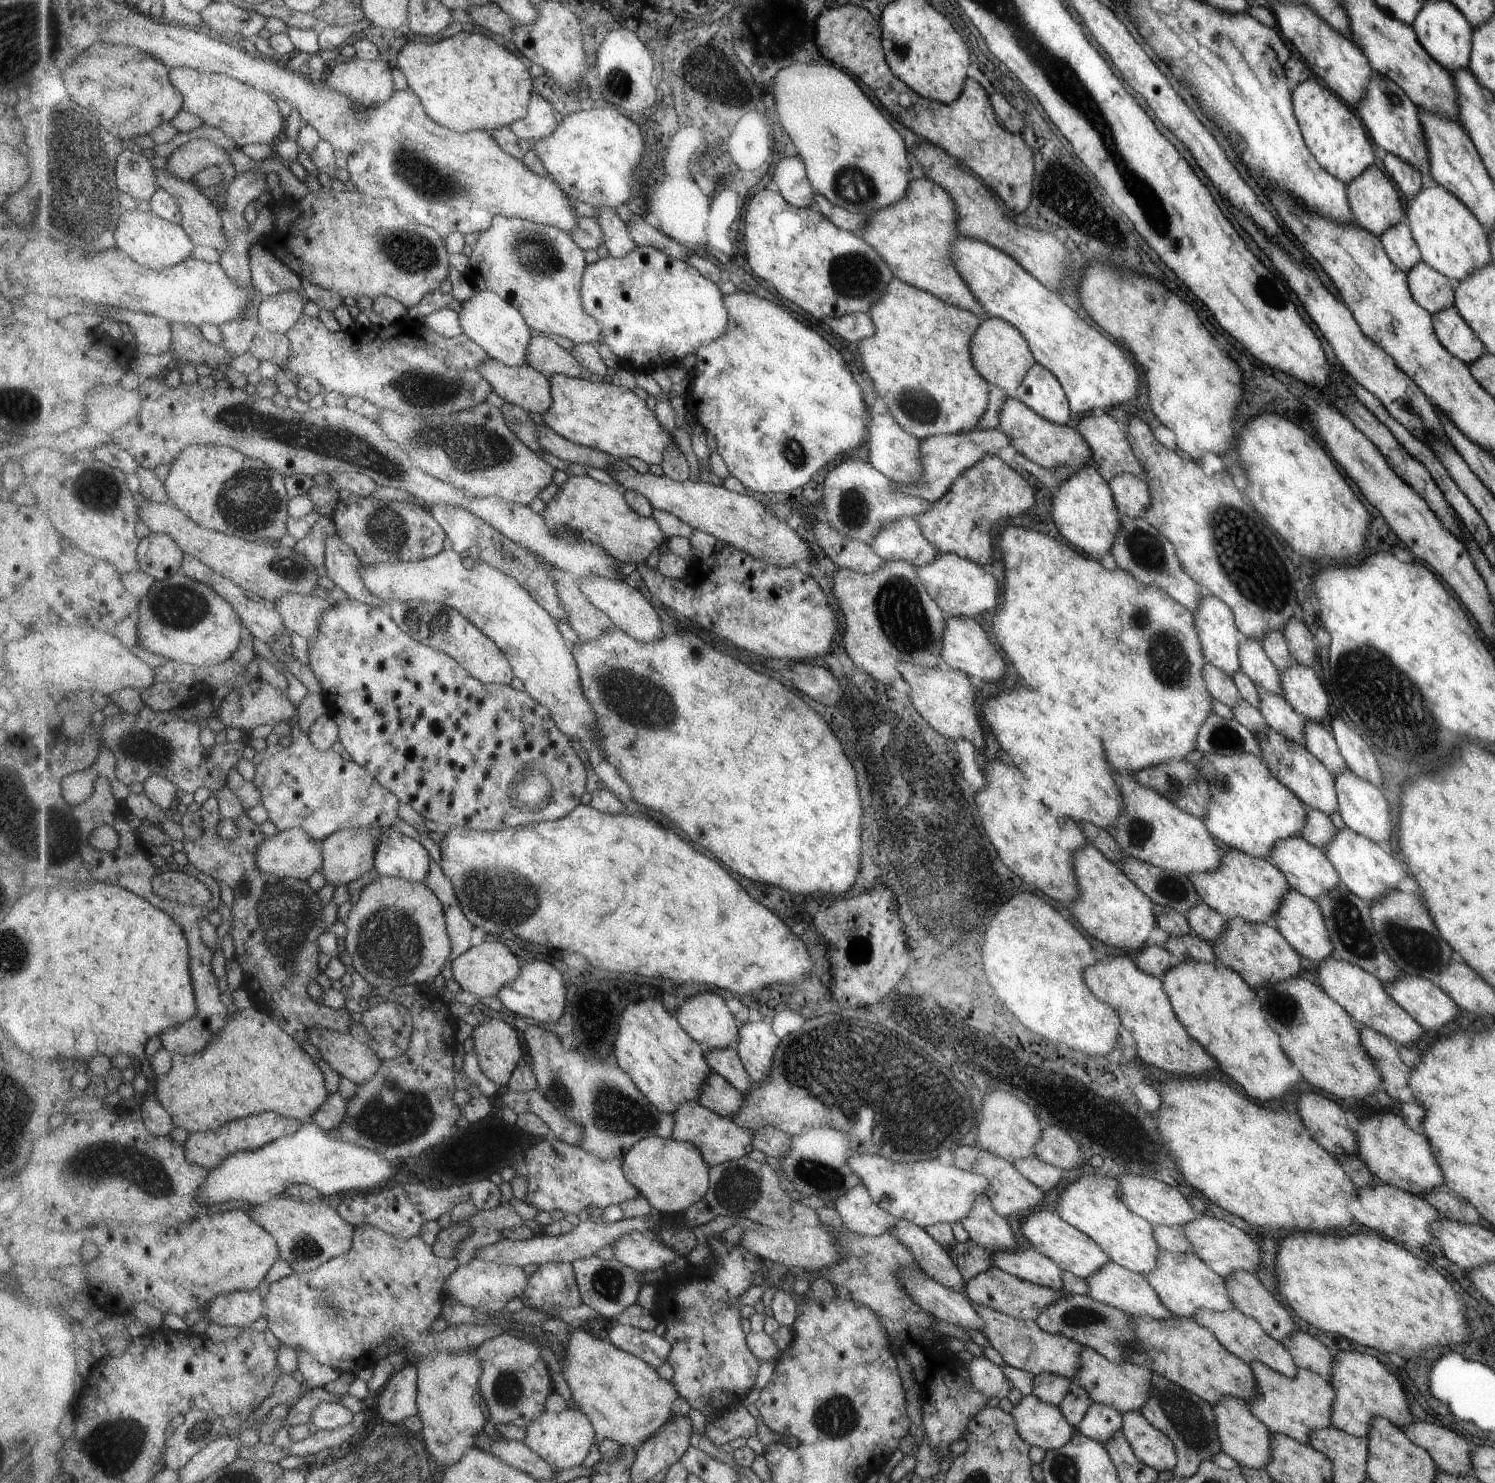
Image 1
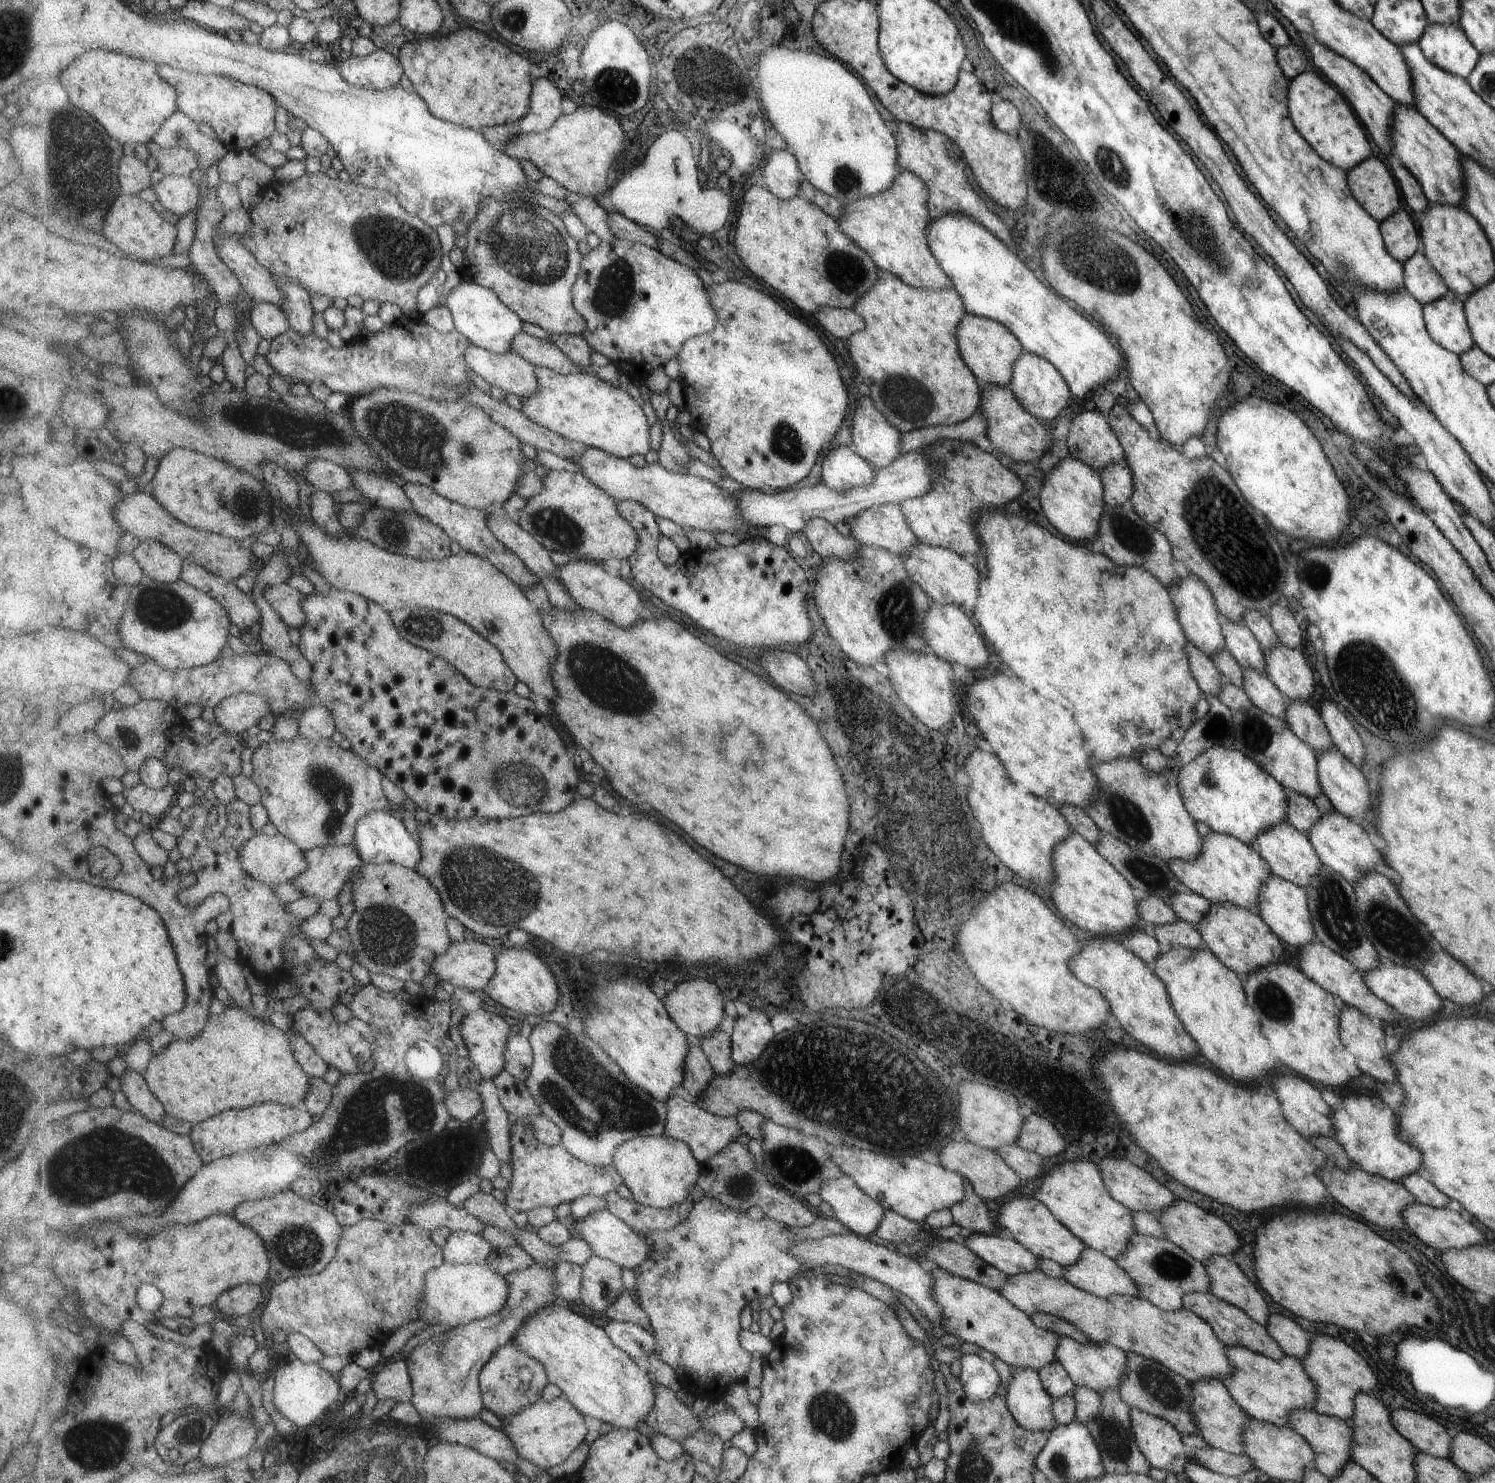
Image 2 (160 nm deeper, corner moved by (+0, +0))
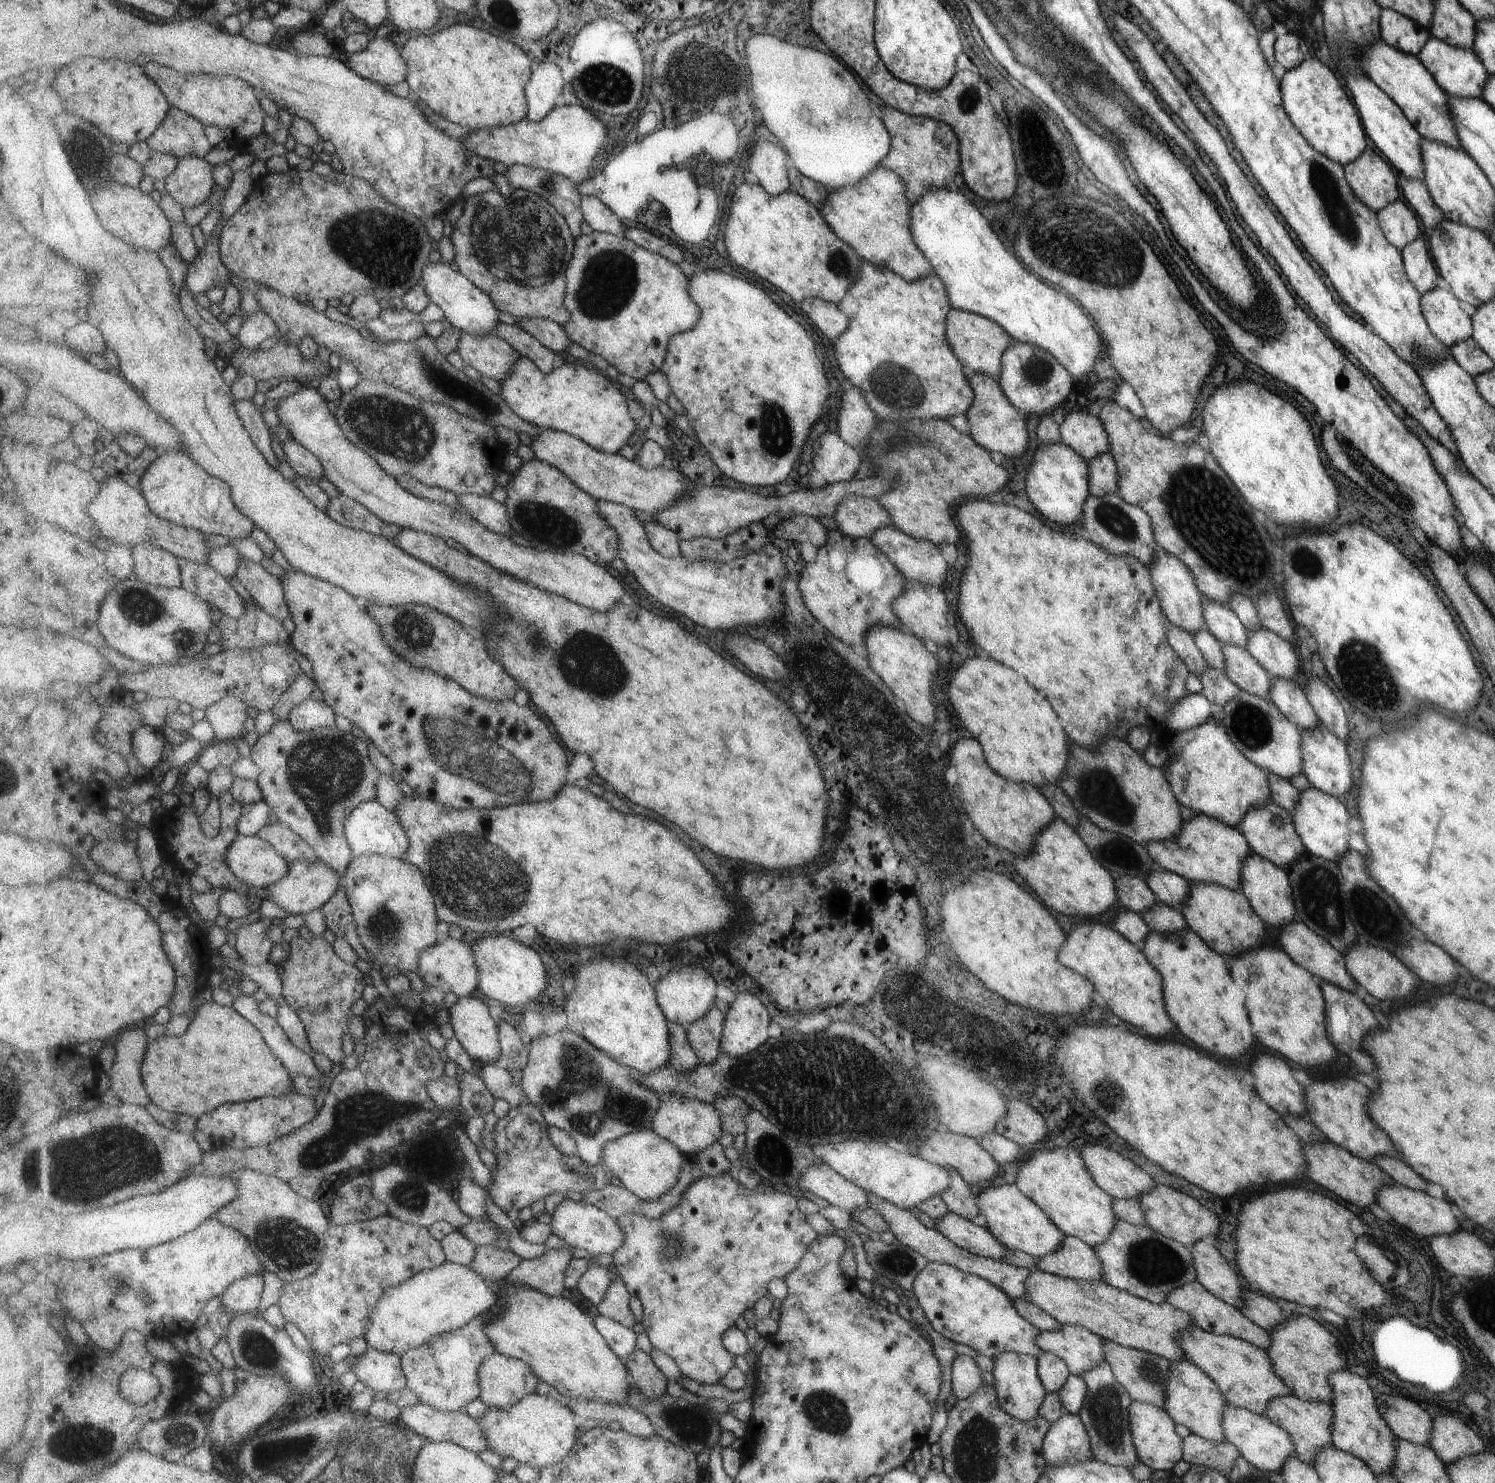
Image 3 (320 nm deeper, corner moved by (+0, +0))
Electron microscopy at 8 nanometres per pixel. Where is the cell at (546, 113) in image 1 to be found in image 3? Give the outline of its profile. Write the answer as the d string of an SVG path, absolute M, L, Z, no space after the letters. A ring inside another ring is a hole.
M545 62L539 65L526 88L529 102L529 114L526 119L529 122L541 122L556 107L555 100L562 94L563 88L565 77L557 64Z

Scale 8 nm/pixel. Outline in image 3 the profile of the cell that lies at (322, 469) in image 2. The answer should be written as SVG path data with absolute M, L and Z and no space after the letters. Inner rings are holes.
M296 439L287 440L283 445L283 450L289 466L296 475L311 478L313 482L318 482L321 476L328 478L321 460Z

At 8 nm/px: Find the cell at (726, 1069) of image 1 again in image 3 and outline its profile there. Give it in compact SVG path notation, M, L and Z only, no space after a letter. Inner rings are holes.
M713 1006L703 1018L686 1027L691 1046L697 1050L702 1065L715 1064L723 1051L723 1032L727 1014Z

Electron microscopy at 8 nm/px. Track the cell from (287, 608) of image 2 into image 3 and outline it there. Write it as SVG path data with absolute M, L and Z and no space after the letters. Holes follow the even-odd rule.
M241 558L235 576L256 604L270 616L279 622L292 618L282 580L269 574L261 564Z

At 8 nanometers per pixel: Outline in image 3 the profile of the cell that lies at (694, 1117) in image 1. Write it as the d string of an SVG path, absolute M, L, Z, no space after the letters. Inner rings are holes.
M665 1094L661 1097L661 1106L653 1120L653 1129L666 1140L671 1140L686 1156L701 1152L718 1142L723 1134L723 1116L714 1104L705 1104L701 1100L681 1095Z

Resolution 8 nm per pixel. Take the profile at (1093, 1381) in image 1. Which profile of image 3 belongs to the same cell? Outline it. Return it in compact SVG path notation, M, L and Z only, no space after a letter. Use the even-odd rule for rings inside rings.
M1063 1324L1056 1331L1040 1331L1035 1344L1065 1361L1070 1375L1081 1376L1105 1360L1103 1339L1081 1326Z

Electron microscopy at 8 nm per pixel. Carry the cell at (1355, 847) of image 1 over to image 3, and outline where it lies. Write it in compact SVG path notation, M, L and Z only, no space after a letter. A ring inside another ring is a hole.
M1309 787L1307 790L1301 791L1300 794L1301 796L1297 800L1299 804L1295 804L1291 815L1295 830L1306 846L1308 854L1323 857L1325 861L1334 862L1337 865L1339 857L1345 852L1349 852L1347 836L1353 834L1353 830L1347 832L1347 828L1349 828L1349 824L1347 824L1347 820L1349 820L1348 810L1343 808L1339 799L1317 790L1317 788Z

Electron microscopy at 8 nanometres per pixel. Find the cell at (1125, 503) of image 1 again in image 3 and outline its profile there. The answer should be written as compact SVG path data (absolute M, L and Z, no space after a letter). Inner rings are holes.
M1099 454L1088 462L1090 468L1090 494L1101 498L1105 494L1117 493L1118 489L1118 466L1114 457L1107 454Z

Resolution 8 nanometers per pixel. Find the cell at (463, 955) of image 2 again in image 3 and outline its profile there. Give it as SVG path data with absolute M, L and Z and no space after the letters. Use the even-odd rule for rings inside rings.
M443 937L439 944L427 948L421 954L417 975L429 987L435 987L444 993L453 992L457 998L469 997L479 987L479 968L475 962L475 952L471 943L455 938Z

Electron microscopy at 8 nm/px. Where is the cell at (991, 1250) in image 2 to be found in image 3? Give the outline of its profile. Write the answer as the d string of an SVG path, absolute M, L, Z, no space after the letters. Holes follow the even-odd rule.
M947 1213L934 1221L934 1230L938 1231L955 1246L970 1254L1002 1261L1003 1252L1009 1250L1003 1246L982 1223L965 1220L955 1214Z

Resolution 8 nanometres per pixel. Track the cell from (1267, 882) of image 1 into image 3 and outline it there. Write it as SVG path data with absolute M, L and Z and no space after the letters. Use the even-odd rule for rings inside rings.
M1194 814L1191 820L1183 822L1177 838L1163 842L1147 842L1145 846L1151 859L1159 864L1162 870L1173 872L1183 877L1190 884L1215 884L1227 890L1239 890L1241 867L1251 856L1250 845L1238 828L1231 828L1209 816Z

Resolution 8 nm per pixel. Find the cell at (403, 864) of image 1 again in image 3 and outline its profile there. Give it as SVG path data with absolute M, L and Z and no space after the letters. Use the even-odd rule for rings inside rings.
M367 801L351 812L345 824L345 833L353 852L353 858L363 855L383 855L404 859L411 848L411 840L396 812L387 810L381 802Z

